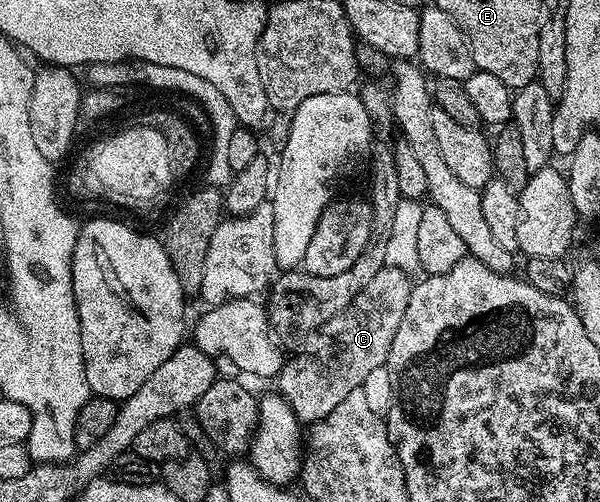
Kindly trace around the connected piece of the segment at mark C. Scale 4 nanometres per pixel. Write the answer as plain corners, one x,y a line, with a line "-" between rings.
385,265
378,269
366,289
311,336
312,344
285,362
278,376
278,391
294,409
301,425
322,421
326,413
338,406
338,401
363,388
368,374
387,364
394,333
398,333
398,325
402,325
406,317
406,305
410,305
414,283
408,279
411,279
409,272
397,267

